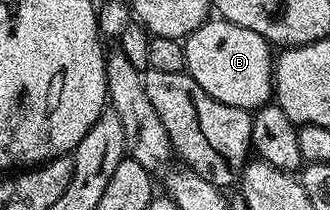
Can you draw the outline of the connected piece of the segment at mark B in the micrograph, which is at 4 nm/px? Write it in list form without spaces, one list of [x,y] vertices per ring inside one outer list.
[[[209,18],[197,30],[193,30],[182,41],[185,54],[185,71],[193,77],[197,86],[209,94],[217,102],[225,102],[225,106],[237,106],[248,110],[258,110],[268,103],[273,96],[273,48],[269,41],[257,30],[245,30],[245,26],[237,26],[222,18]]]

